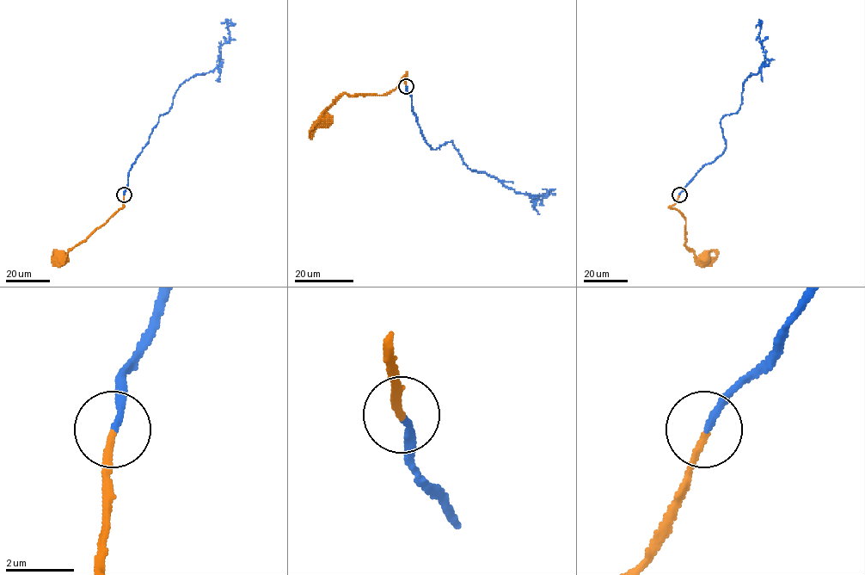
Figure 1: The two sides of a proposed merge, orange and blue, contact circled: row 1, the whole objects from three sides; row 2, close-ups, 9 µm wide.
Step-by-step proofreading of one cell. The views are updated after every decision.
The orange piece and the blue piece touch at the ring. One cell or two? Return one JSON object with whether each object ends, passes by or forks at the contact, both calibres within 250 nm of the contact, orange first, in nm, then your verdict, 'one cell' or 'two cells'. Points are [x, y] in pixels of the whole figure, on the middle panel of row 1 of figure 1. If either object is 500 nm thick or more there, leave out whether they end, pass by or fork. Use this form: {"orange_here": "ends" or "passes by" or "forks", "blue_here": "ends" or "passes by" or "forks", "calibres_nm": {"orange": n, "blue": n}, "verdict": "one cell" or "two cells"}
{"orange_here": "ends", "blue_here": "ends", "calibres_nm": {"orange": 180, "blue": 190}, "verdict": "one cell"}

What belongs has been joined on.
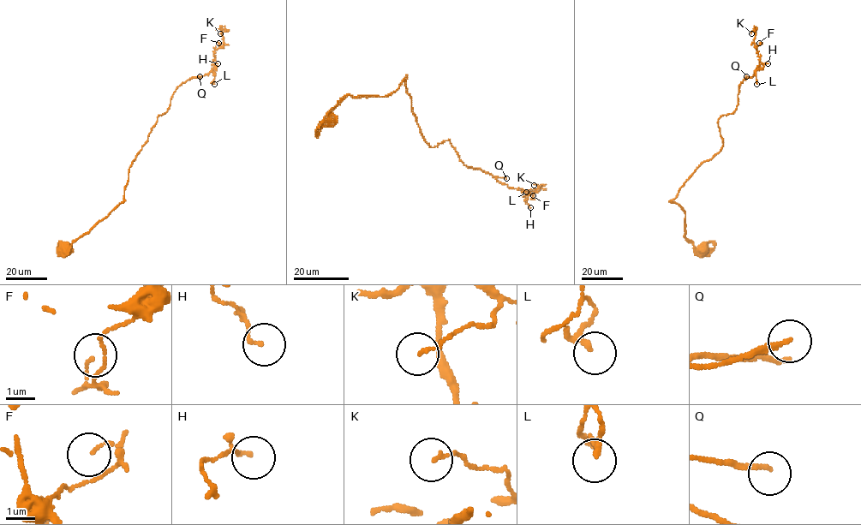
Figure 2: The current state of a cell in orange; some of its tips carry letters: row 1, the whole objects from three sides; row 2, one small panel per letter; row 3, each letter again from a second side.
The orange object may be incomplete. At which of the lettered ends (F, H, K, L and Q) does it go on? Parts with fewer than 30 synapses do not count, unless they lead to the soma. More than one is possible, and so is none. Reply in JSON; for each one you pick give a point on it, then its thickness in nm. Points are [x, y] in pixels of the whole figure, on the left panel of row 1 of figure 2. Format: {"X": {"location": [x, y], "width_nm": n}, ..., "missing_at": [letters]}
{"missing_at": []}

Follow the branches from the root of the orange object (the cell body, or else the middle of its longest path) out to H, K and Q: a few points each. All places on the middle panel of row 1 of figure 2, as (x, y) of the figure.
H: (328, 121), (347, 95), (388, 96), (405, 79), (423, 140), (450, 140), (530, 207)
K: (328, 121), (347, 95), (388, 96), (405, 79), (432, 147), (450, 140), (465, 165), (527, 196), (534, 185)
Q: (328, 121), (347, 95), (388, 96), (405, 79), (432, 147), (450, 140), (465, 165), (506, 178)

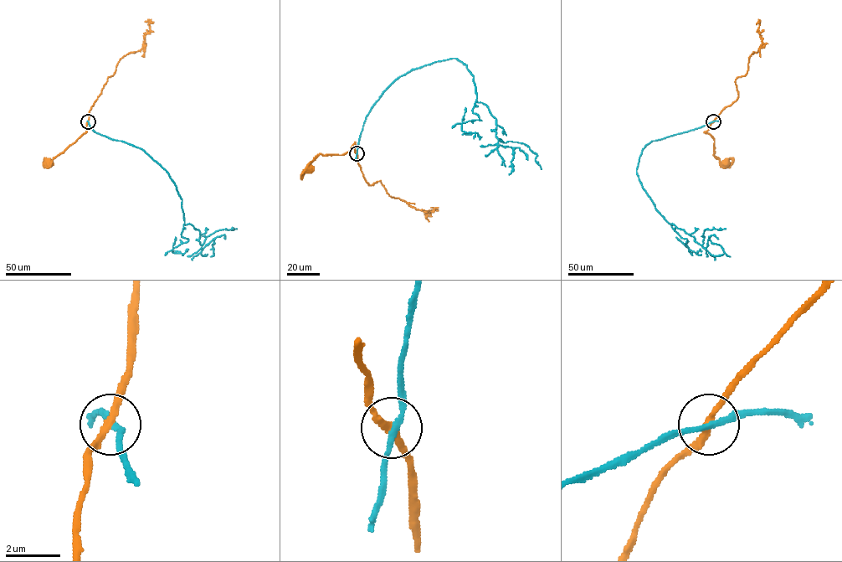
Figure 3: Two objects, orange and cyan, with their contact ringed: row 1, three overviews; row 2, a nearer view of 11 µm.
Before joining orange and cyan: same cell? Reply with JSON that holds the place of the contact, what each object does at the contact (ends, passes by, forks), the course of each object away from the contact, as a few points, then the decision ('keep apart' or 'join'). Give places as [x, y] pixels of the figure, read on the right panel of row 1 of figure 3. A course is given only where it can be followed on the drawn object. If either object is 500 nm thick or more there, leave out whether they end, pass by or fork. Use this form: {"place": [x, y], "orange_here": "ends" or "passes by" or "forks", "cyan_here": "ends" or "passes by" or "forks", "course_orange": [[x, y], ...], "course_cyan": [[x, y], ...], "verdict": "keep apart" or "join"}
{"place": [713, 121], "orange_here": "passes by", "cyan_here": "passes by", "course_orange": [[713, 121], [705, 132], [714, 140], [713, 154], [721, 163], [726, 163]], "course_cyan": [[713, 121], [652, 141], [643, 149], [637, 173], [655, 208], [696, 242], [703, 243], [705, 229], [725, 229]], "verdict": "keep apart"}

